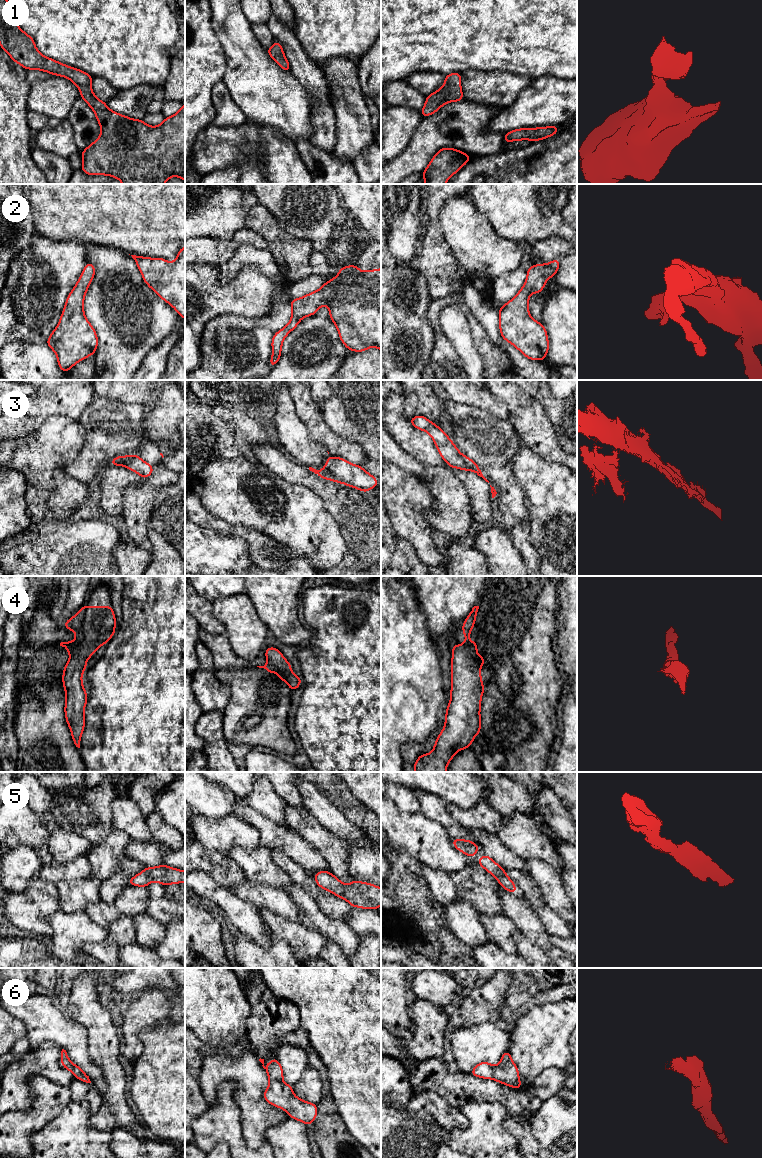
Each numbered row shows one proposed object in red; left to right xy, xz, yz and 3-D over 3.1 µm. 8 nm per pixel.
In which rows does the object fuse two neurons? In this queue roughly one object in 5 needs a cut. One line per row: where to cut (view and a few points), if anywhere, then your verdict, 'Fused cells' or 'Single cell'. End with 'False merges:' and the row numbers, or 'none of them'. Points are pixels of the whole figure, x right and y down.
1: No split. Single cell
2: No split. Single cell
3: No split. Single cell
4: No split. Single cell
5: No split. Single cell
6: No split. Single cell
False merges: none of them

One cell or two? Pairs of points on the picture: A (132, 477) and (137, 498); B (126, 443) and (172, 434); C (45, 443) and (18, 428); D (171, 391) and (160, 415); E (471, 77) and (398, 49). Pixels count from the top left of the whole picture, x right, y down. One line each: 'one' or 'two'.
A: two
B: two
C: two
D: one
E: two

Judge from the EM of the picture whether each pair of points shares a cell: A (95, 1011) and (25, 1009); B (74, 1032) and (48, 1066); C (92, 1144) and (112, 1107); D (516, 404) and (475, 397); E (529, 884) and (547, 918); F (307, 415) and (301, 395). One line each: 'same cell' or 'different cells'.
A: different cells
B: different cells
C: different cells
D: different cells
E: same cell
F: same cell

